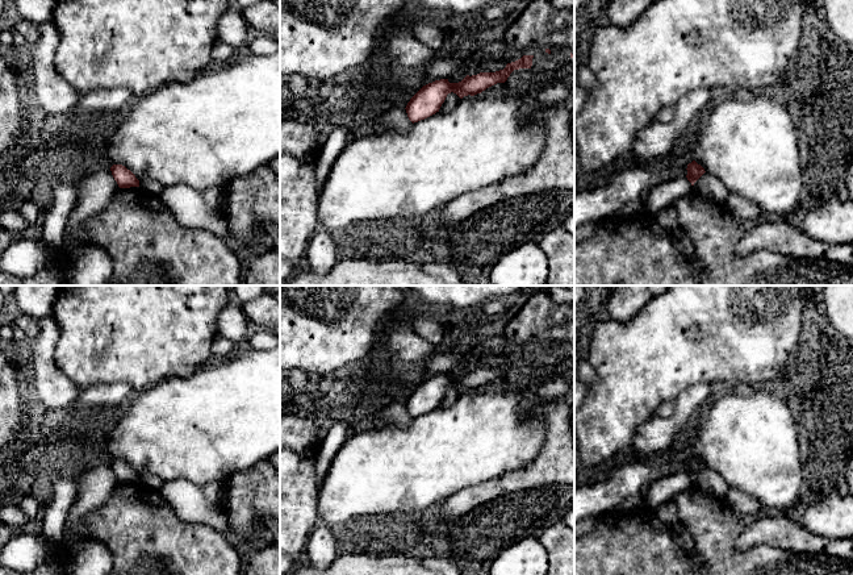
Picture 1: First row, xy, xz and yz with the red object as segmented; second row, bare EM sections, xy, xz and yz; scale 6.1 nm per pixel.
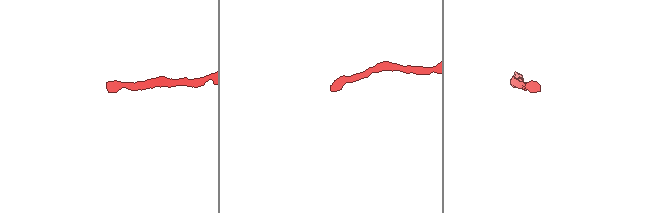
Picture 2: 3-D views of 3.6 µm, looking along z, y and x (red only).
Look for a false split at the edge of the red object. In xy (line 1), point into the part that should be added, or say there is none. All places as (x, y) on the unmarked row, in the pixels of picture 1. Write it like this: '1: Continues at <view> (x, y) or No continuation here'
1: No continuation here

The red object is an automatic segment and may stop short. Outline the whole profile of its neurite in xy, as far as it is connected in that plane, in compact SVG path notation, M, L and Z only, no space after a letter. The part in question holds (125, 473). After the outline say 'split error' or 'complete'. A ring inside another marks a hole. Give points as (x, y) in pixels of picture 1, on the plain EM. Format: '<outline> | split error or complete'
M113 459L110 466L120 483L139 482L139 475L125 461Z | complete

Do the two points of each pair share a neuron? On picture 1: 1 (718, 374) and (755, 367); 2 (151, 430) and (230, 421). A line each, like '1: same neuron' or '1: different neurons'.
1: same neuron
2: same neuron

